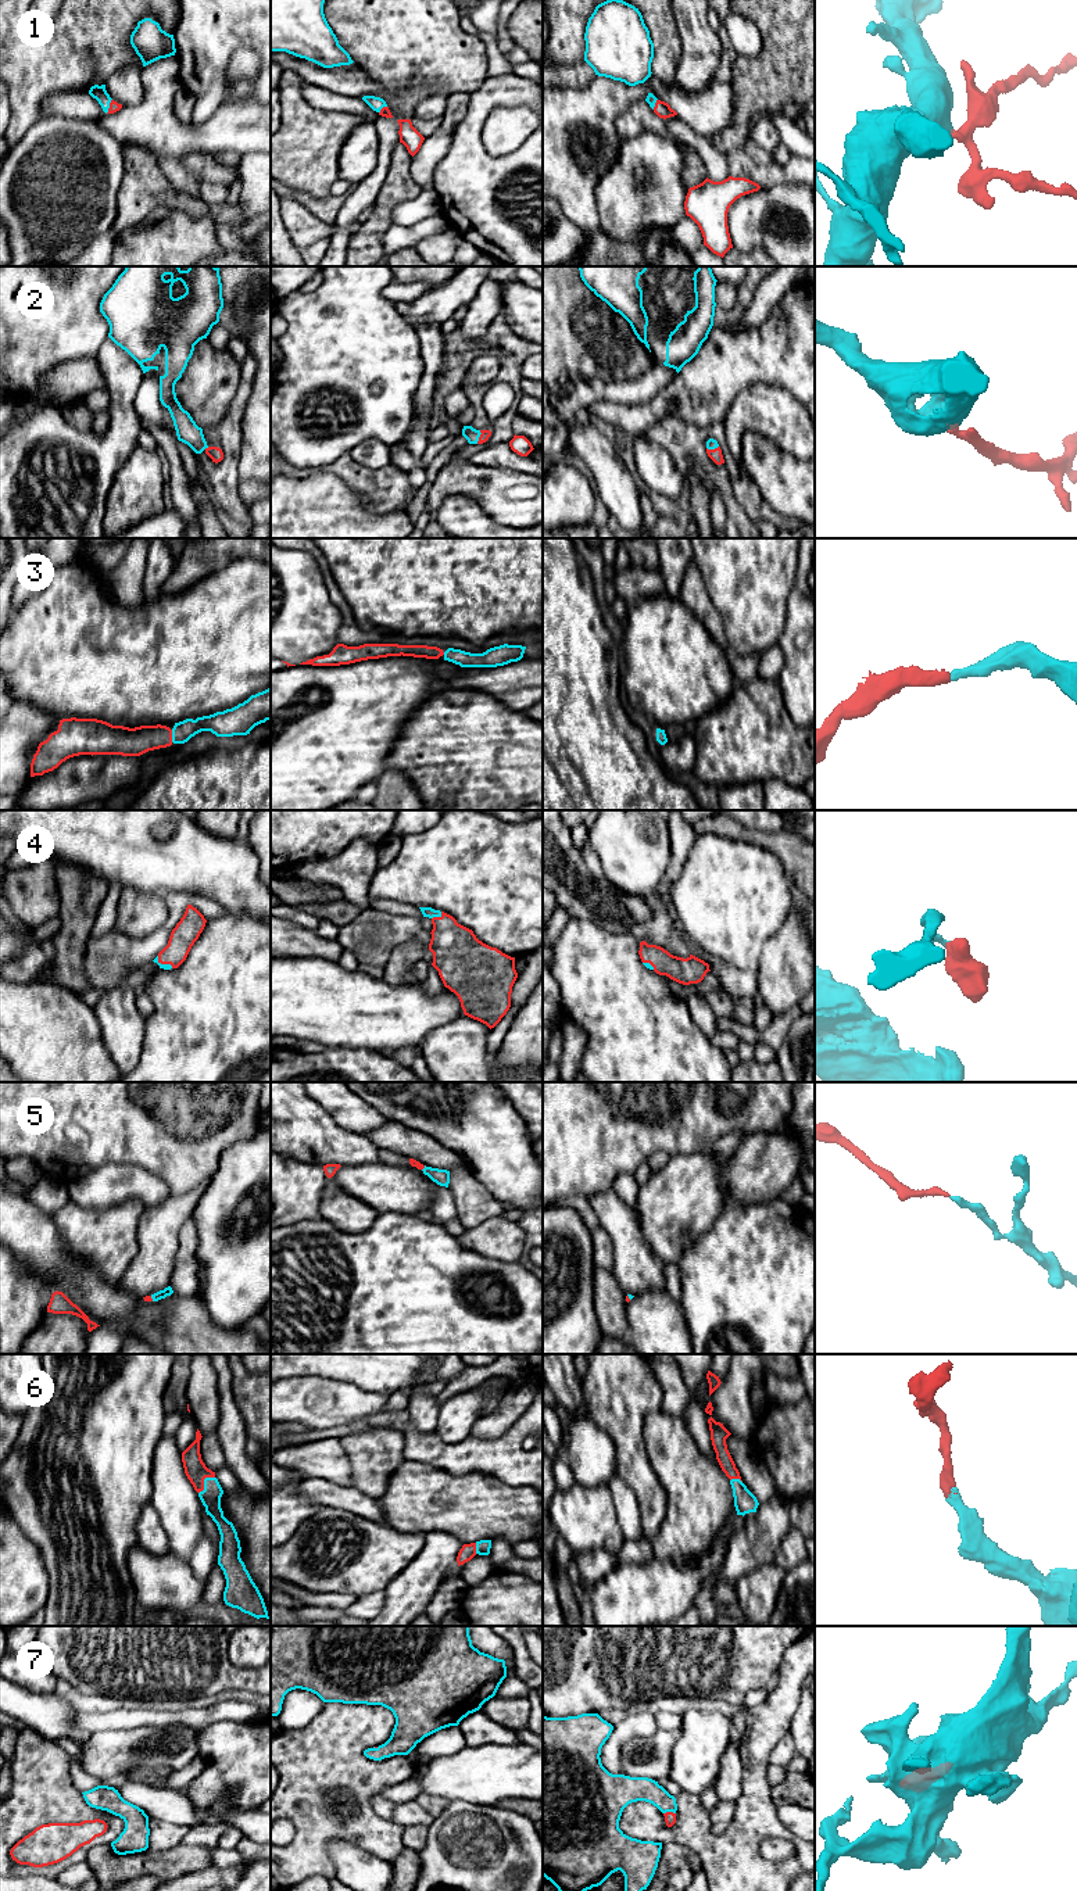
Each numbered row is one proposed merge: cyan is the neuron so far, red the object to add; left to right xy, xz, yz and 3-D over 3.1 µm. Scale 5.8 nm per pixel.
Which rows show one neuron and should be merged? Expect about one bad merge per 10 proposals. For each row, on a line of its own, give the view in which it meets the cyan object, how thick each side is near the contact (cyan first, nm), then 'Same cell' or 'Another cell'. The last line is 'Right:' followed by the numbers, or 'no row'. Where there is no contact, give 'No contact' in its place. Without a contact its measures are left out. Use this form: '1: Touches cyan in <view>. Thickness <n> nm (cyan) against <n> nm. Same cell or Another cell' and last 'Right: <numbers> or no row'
1: Touches cyan in xy. Thickness 80 nm (cyan) against 60 nm. Same cell
2: Touches cyan in xz. Thickness 80 nm (cyan) against 50 nm. Same cell
3: Touches cyan in xy. Thickness 120 nm (cyan) against 160 nm. Same cell
4: Touches cyan in xz. Thickness 60 nm (cyan) against 280 nm. Same cell
5: Touches cyan in xy. Thickness 50 nm (cyan) against 30 nm. Same cell
6: Touches cyan in xy. Thickness 120 nm (cyan) against 130 nm. Same cell
7: Touches cyan in yz. Thickness 140 nm (cyan) against 60 nm. Same cell
Right: 1, 2, 3, 4, 5, 6, 7

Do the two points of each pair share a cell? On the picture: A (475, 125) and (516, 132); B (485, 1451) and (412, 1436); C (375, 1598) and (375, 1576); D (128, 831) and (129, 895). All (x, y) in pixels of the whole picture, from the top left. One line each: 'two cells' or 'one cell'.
A: two cells
B: one cell
C: two cells
D: two cells

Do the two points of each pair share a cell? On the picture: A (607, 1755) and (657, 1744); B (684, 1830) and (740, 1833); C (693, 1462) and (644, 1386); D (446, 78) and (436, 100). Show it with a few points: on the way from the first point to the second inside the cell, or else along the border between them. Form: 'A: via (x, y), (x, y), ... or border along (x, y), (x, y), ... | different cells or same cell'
A: border along (648, 1734), (633, 1737), (622, 1747), (622, 1773) | different cells
B: via (698, 1837), (702, 1841), (726, 1841) | same cell
C: border along (661, 1408), (653, 1410), (646, 1417), (644, 1439) | different cells
D: border along (448, 93), (432, 92), (422, 97), (412, 110) | different cells

